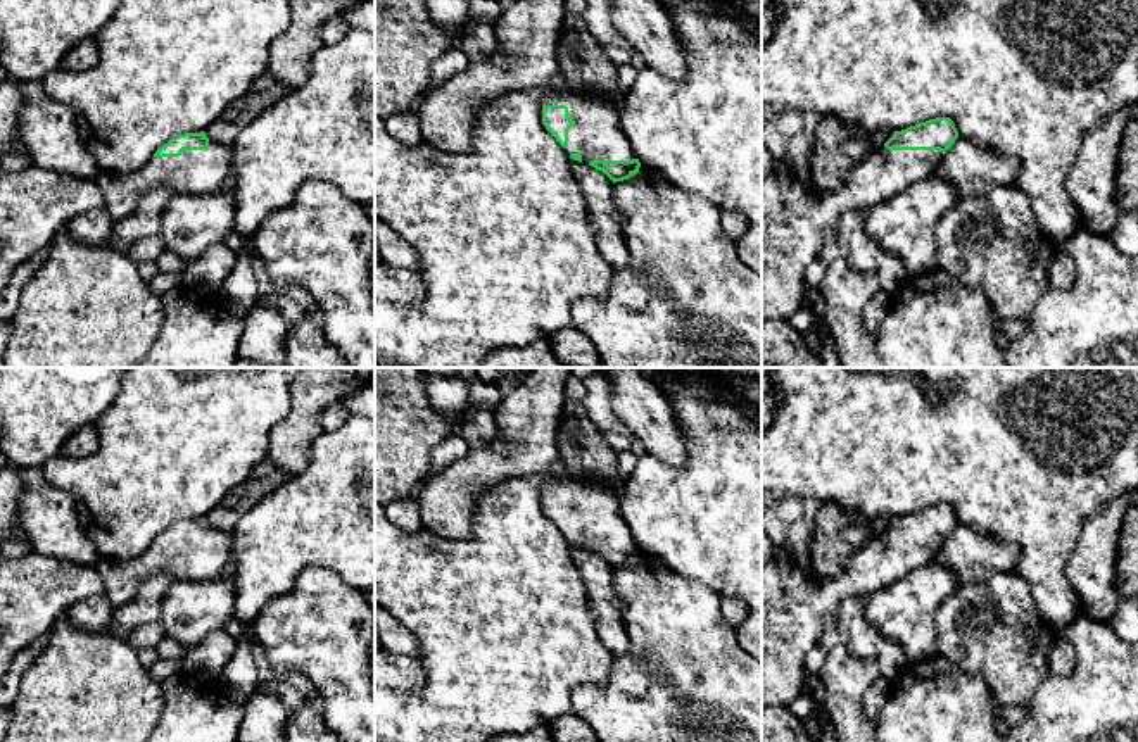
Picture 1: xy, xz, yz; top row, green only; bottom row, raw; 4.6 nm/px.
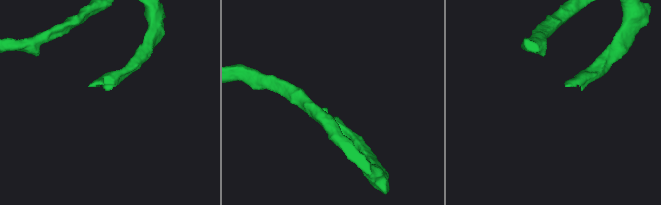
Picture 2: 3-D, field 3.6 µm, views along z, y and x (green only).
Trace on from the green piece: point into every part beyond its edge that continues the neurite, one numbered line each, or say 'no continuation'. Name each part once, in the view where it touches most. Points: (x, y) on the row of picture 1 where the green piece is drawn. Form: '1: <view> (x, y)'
1: xz (596, 135)

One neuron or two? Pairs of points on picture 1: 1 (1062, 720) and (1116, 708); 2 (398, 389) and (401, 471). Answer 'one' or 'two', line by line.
1: one
2: one

